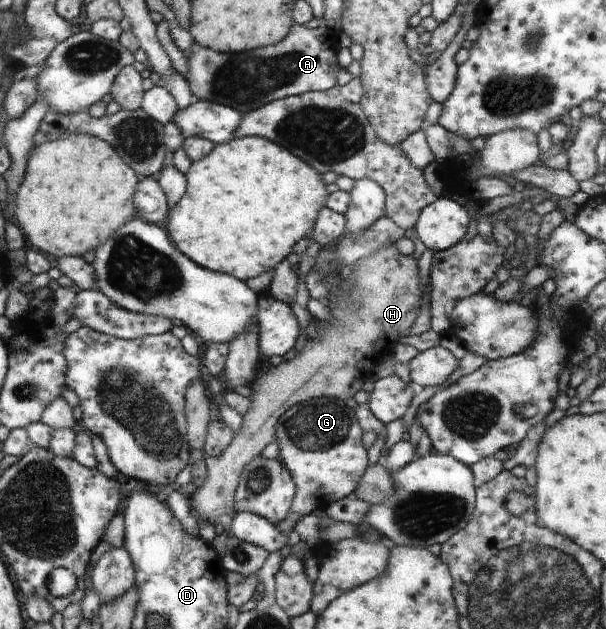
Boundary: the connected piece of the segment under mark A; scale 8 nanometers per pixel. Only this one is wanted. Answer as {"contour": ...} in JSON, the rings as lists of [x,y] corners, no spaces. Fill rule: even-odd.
{"contour":[[[323,19],[320,26],[308,29],[303,25],[294,23],[285,39],[279,43],[255,48],[249,52],[216,52],[212,49],[202,48],[193,43],[193,55],[188,58],[189,74],[185,77],[192,91],[193,100],[209,100],[221,105],[235,108],[238,112],[247,112],[263,107],[273,100],[284,97],[298,96],[308,91],[327,91],[337,86],[337,74],[341,69],[337,62],[340,31],[327,26]]]}

